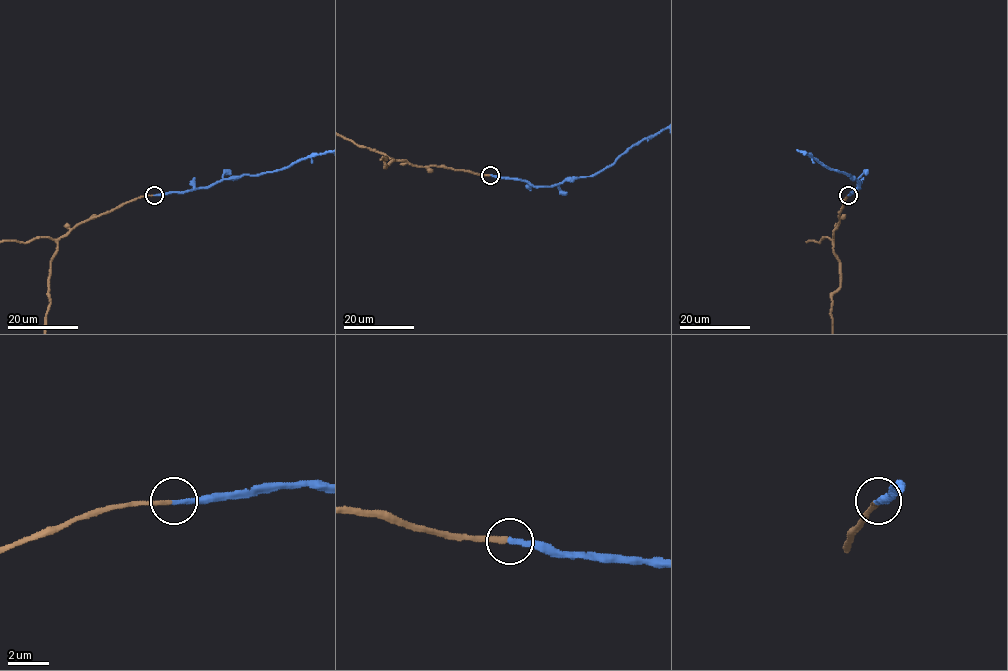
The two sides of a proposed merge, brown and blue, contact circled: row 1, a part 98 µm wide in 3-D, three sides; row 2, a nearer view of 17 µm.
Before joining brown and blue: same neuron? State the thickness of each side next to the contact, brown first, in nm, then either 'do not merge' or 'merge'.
calibres 240 and 240 nm; merge

